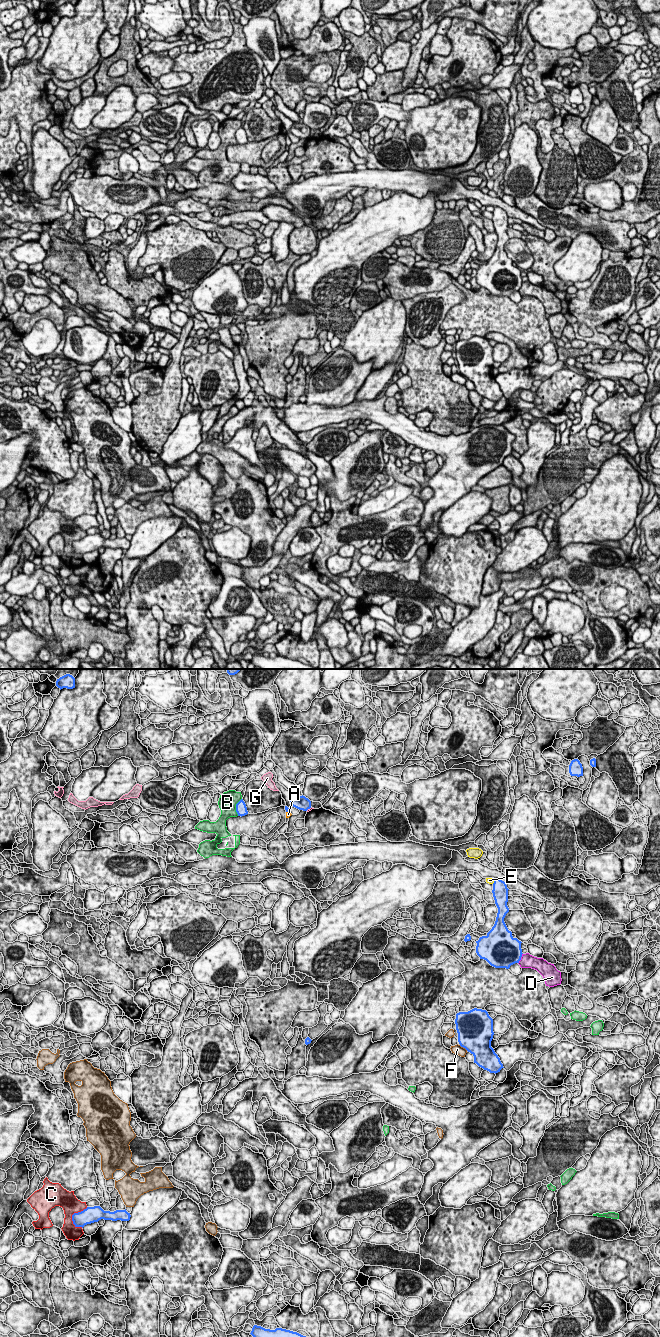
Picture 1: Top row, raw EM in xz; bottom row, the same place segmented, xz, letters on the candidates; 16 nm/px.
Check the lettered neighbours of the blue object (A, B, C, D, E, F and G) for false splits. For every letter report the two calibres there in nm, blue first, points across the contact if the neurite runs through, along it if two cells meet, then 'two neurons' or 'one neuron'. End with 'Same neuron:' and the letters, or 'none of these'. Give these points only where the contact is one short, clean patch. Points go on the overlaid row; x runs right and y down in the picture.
A: 60/90 nm | across xz (286, 808), (287, 811), (288, 814) | one neuron
B: 190/300 nm | two neurons
C: 240/300 nm | two neurons
D: 460/220 nm | two neurons
E: 260/100 nm | two neurons
F: 500/160 nm | two neurons
G: 220/50 nm | two neurons
Same neuron: A

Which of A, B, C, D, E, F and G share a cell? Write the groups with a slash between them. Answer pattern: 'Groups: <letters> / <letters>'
Groups: A / B / C / D / E / F / G

